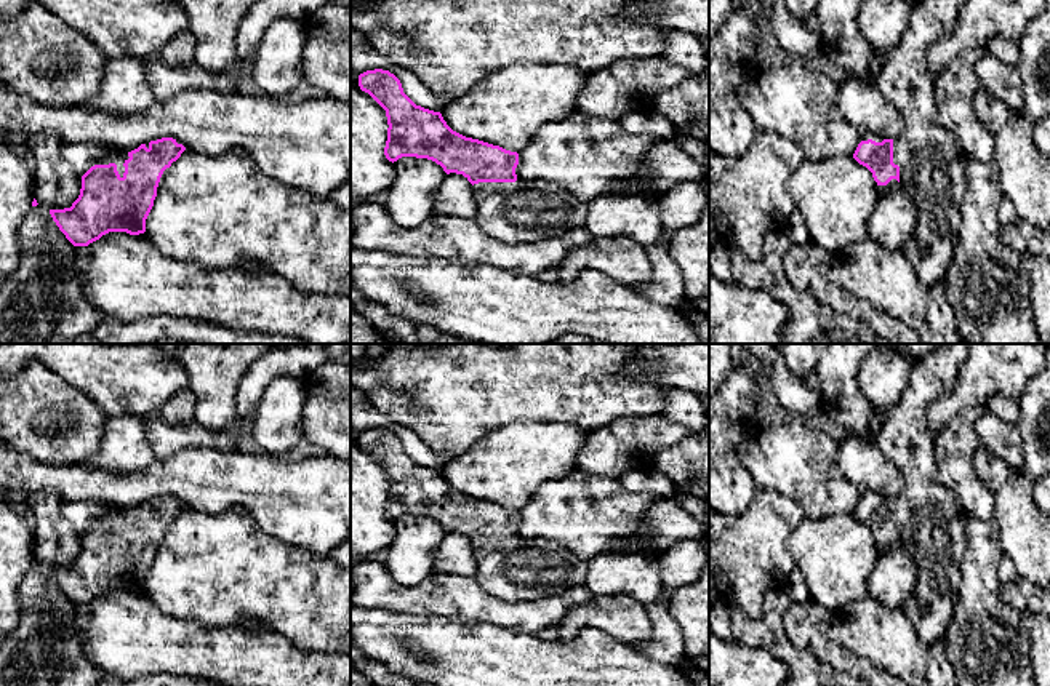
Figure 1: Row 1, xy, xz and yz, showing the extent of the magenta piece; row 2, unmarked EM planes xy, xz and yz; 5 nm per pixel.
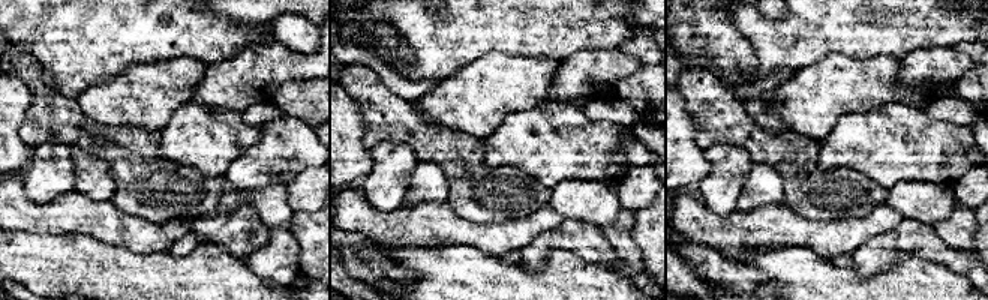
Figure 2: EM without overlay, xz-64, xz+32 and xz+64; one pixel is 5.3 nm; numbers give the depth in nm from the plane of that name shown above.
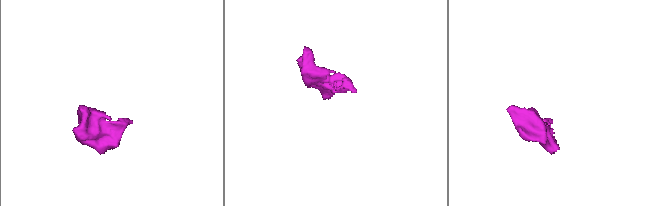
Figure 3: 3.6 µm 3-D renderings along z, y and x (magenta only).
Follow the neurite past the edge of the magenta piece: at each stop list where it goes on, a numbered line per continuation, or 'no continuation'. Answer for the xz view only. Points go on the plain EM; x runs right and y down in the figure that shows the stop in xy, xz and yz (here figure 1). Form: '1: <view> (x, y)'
1: xz (524, 570)

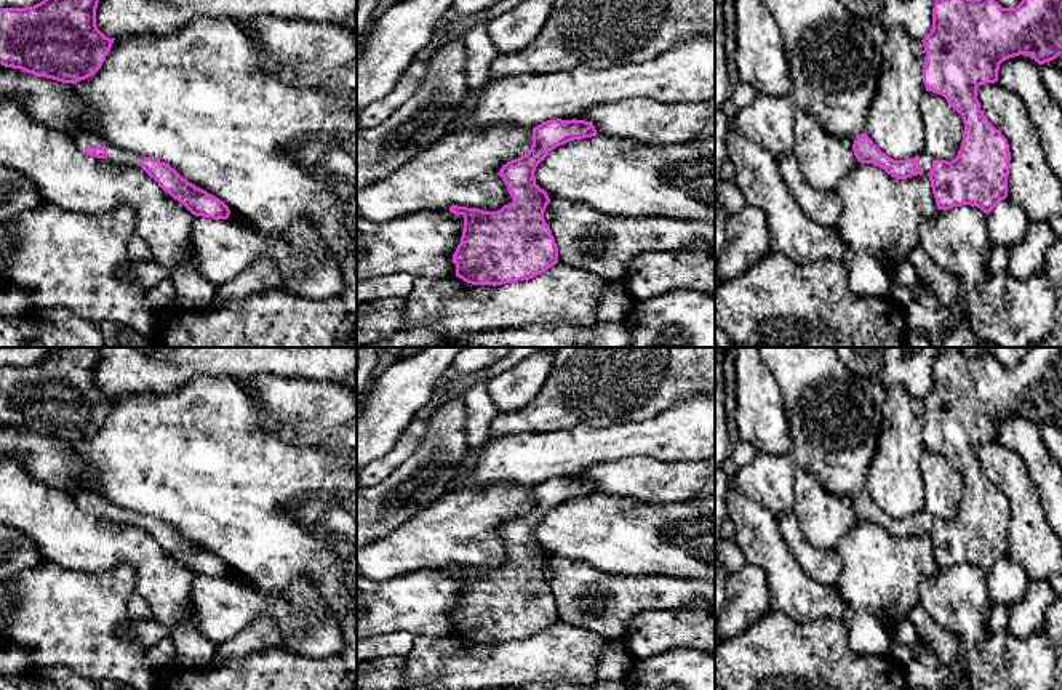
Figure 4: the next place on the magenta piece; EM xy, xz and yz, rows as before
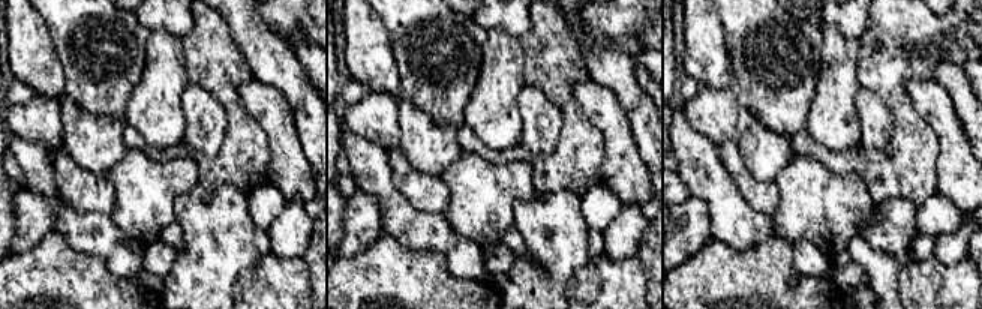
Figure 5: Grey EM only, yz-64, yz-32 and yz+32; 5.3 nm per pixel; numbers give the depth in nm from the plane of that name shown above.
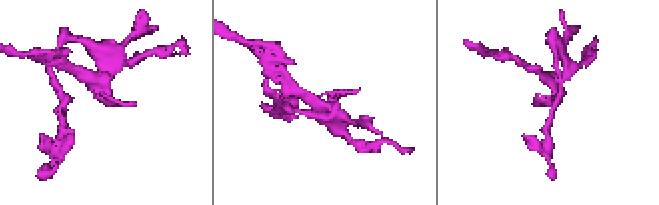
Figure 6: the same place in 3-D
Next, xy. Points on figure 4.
1: xy (82, 497)

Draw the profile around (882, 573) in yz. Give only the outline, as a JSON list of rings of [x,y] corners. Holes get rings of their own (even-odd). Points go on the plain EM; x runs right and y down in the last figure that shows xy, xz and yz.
[[[857,520],[835,549],[843,564],[835,583],[841,600],[852,612],[868,612],[889,632],[908,621],[910,610],[920,604],[920,581],[931,578],[937,570],[928,533],[896,538],[880,525]]]

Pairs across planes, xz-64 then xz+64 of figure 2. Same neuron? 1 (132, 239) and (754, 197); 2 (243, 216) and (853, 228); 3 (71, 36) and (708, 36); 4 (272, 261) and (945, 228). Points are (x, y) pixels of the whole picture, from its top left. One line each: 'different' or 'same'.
1: different
2: different
3: different
4: same

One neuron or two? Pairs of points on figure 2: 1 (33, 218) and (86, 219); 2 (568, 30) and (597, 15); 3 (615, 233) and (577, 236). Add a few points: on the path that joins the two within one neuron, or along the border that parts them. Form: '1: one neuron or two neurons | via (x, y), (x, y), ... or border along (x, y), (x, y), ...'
1: one neuron | via (47, 218), (72, 218)
2: one neuron | via (576, 23), (583, 15), (589, 15)
3: two neurons | border along (600, 227), (624, 264)

